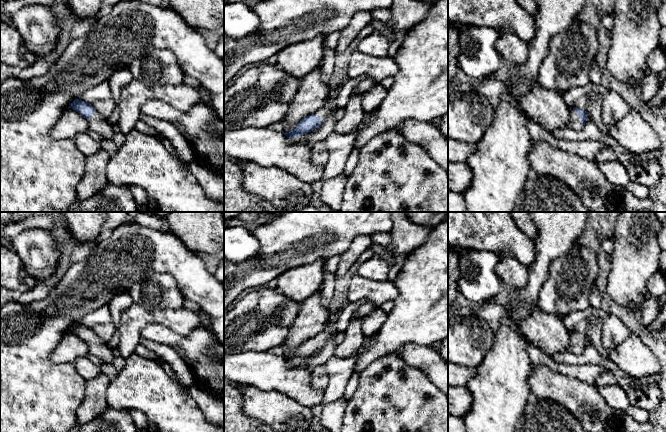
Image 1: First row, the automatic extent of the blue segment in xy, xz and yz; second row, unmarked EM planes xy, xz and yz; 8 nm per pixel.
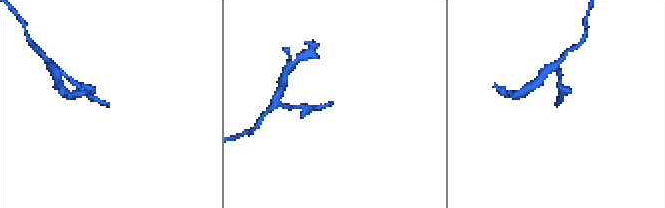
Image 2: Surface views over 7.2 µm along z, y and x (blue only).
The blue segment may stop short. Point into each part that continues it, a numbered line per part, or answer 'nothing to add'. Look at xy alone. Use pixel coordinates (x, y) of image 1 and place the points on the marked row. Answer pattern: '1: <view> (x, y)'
1: xy (70, 123)

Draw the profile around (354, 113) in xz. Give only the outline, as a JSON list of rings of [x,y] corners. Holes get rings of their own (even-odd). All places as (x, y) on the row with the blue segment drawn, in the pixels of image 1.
[[[352,92],[345,107],[344,116],[335,124],[335,133],[350,134],[363,122],[365,114],[362,106],[363,95]]]

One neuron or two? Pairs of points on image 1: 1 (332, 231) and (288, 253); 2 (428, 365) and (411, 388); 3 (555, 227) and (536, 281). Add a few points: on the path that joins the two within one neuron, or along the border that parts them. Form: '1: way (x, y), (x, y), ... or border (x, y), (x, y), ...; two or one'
1: way (321, 231), (310, 231), (299, 242); one
2: border (403, 359), (408, 364), (418, 368), (437, 387); two
3: way (554, 240), (548, 247), (540, 268); one

